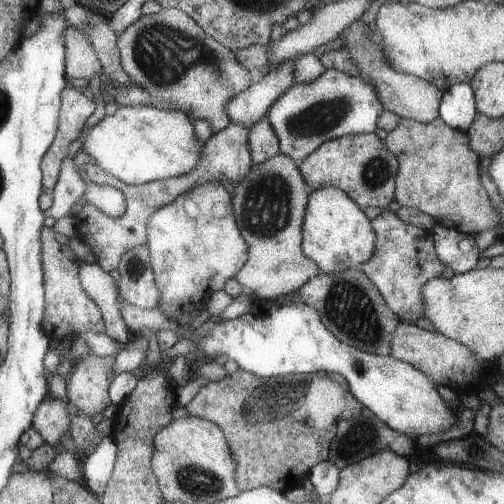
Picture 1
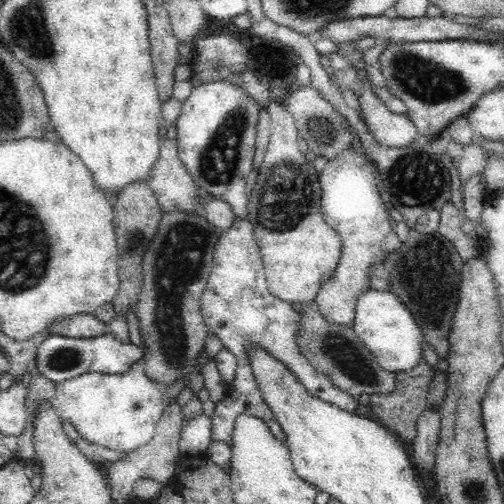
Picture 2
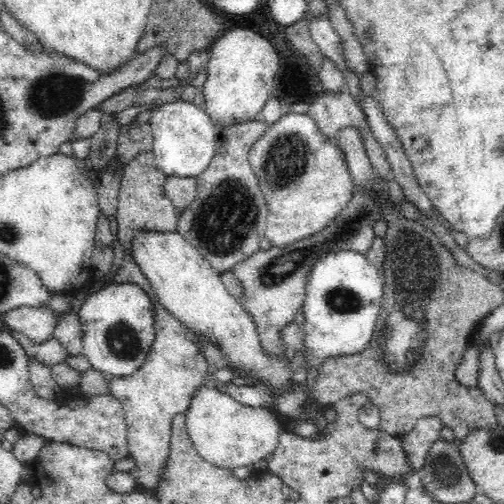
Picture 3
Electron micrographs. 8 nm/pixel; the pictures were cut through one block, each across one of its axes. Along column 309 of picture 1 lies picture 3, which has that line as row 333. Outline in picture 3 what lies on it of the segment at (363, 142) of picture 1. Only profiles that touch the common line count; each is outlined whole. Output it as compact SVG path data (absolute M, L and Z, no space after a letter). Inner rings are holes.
M154 150L140 152L136 158L128 162L128 168L124 170L124 178L120 182L120 194L118 194L118 242L124 248L124 262L120 272L116 274L116 284L132 282L140 286L150 302L152 302L152 318L154 318L154 342L146 354L144 364L130 376L124 378L110 378L110 394L116 396L126 412L126 424L128 424L128 448L132 454L132 460L136 462L136 468L130 472L136 482L142 484L148 492L154 492L160 472L168 460L170 452L170 438L172 438L172 422L176 414L186 414L192 396L198 388L202 388L204 378L210 376L214 366L206 362L200 346L188 332L188 328L172 314L168 312L160 302L156 292L152 290L148 278L142 274L140 266L136 264L132 252L134 242L140 232L152 232L152 234L176 234L178 232L178 218L180 212L176 206L166 198L166 176L158 168L158 160Z

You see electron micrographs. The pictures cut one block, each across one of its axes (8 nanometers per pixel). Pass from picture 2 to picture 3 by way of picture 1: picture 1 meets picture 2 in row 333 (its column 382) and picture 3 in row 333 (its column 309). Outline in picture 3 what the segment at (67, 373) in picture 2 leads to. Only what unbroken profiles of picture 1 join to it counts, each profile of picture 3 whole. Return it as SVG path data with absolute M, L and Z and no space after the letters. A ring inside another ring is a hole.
M124 282L124 284L112 284L92 296L86 296L86 300L82 304L78 304L78 320L80 320L80 328L82 328L82 338L84 338L84 362L90 364L92 370L100 370L102 374L110 376L110 378L124 378L134 374L146 360L146 354L154 342L154 318L152 318L152 302L148 298L148 294L132 284L132 282Z

